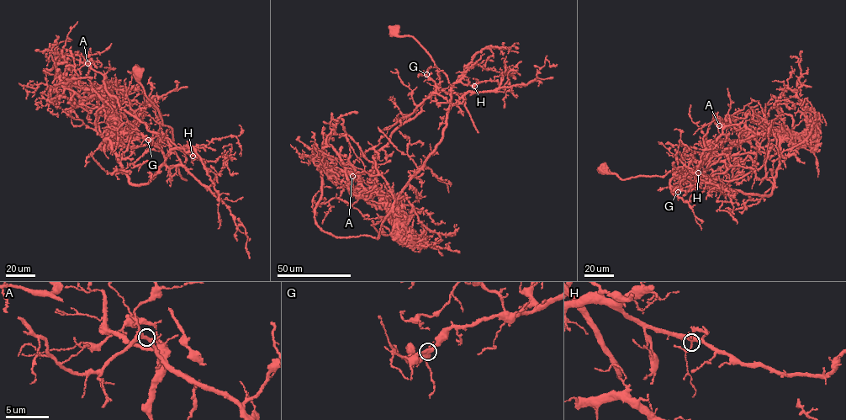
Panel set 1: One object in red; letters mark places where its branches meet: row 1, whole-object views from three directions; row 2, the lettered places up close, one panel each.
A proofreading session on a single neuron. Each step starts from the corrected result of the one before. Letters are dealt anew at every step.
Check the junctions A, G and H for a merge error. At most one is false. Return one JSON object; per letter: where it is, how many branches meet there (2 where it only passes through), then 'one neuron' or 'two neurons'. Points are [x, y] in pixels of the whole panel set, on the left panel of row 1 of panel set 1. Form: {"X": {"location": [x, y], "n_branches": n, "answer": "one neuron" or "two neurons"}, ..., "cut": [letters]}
{"A": {"location": [87, 63], "n_branches": 3, "answer": "two neurons"}, "G": {"location": [148, 140], "n_branches": 3, "answer": "one neuron"}, "H": {"location": [192, 156], "n_branches": 3, "answer": "one neuron"}, "cut": ["A"]}

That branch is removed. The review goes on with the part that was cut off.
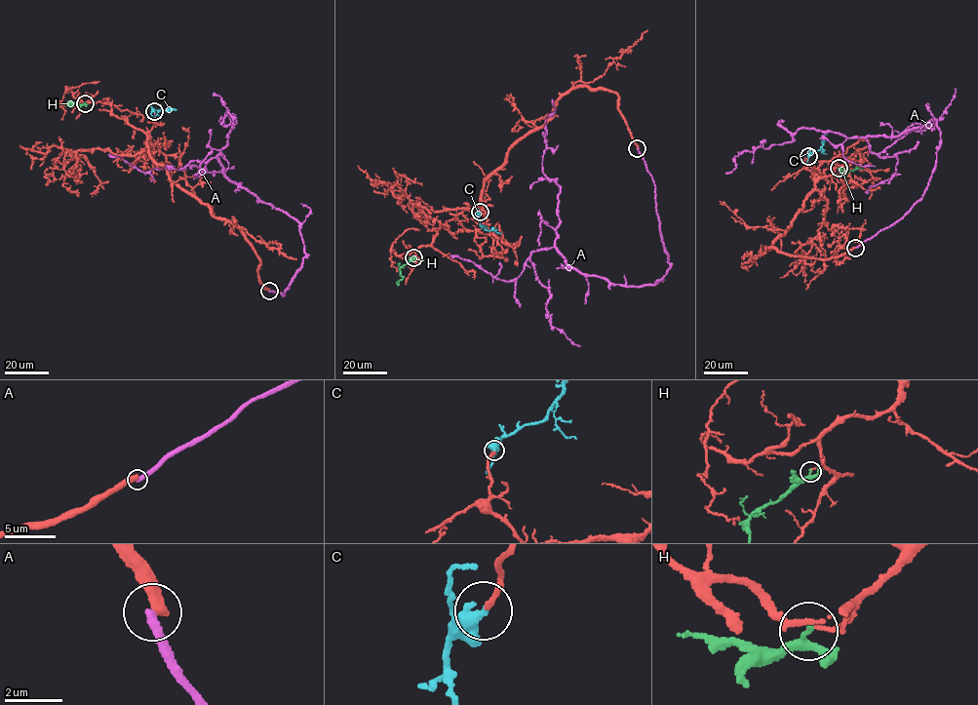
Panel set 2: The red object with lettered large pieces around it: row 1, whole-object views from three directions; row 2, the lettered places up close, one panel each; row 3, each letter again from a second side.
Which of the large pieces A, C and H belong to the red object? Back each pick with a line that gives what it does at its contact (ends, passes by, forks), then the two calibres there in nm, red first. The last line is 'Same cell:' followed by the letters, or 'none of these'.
C: It passes by. Thickness 180 nm (red) against 320 nm
Same cell: C

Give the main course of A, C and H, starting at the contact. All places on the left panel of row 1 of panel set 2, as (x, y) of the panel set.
A: (269, 291), (283, 295), (300, 268), (300, 224), (226, 178), (228, 111), (231, 126)
C: (154, 111), (151, 109), (176, 109)
H: (85, 102), (65, 106)

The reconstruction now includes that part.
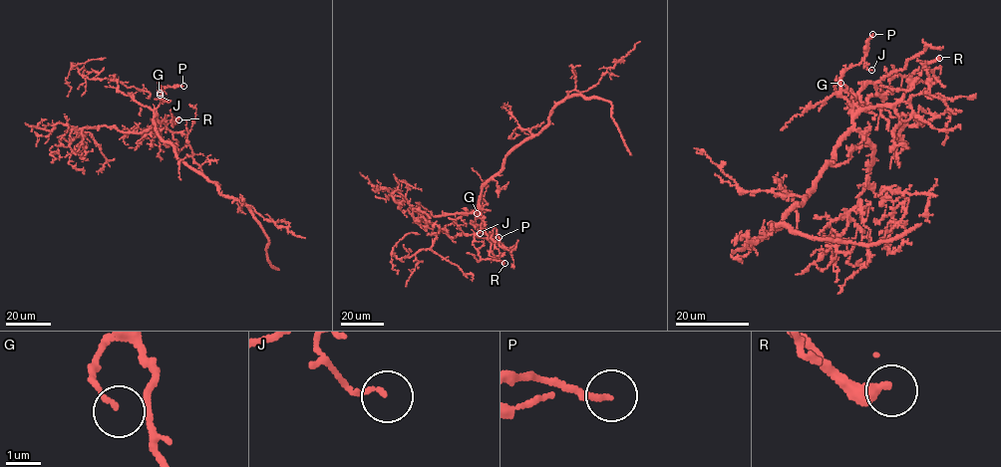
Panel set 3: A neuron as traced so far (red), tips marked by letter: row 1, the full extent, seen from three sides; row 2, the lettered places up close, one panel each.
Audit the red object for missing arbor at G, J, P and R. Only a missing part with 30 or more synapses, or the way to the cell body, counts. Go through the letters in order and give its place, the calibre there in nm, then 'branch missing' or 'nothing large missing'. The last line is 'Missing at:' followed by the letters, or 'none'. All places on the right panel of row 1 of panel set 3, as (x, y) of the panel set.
G: place (840, 83); calibre 80 nm; nothing large missing
J: place (871, 70); calibre 120 nm; nothing large missing
P: place (872, 34); calibre 170 nm; nothing large missing
R: place (939, 58); calibre 360 nm; branch missing
Missing at: R

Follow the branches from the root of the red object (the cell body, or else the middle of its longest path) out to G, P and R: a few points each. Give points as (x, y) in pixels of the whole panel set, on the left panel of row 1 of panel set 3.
G: (172, 146), (159, 134), (154, 119), (154, 110), (163, 99), (160, 93)
P: (172, 146), (159, 134), (154, 110), (163, 99), (158, 86), (183, 86)
R: (172, 146), (159, 134), (154, 116), (158, 115), (159, 123), (168, 116), (178, 119)

